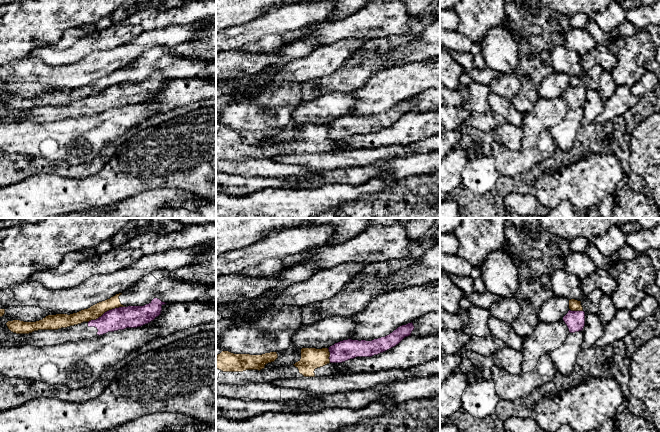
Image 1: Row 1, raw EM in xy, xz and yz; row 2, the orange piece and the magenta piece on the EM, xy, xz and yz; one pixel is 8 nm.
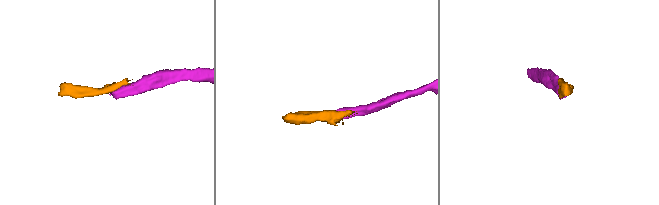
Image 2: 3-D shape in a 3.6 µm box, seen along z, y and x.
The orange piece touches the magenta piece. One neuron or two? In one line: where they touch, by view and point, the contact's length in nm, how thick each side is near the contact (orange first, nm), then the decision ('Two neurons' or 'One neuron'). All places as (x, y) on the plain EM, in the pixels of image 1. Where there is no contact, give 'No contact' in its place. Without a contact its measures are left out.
Touches orange at xy (106, 87). Shared border 340 nm. Thickness 110 nm (orange) against 180 nm. Two neurons

